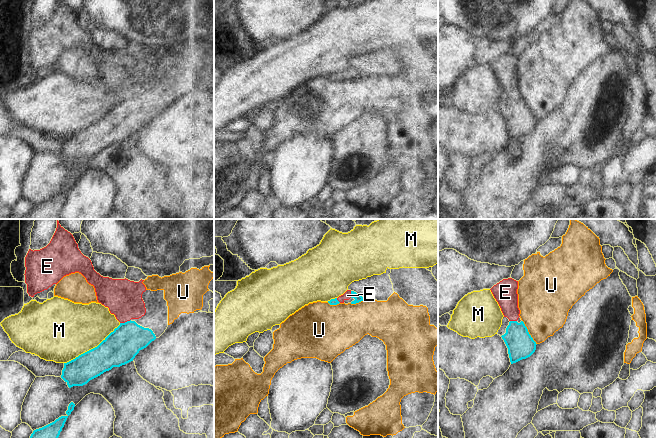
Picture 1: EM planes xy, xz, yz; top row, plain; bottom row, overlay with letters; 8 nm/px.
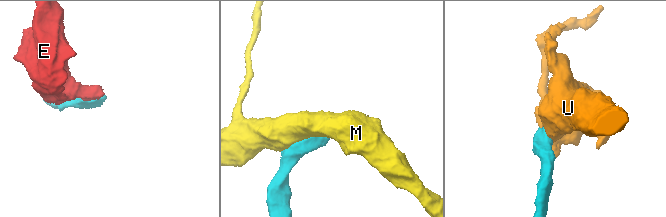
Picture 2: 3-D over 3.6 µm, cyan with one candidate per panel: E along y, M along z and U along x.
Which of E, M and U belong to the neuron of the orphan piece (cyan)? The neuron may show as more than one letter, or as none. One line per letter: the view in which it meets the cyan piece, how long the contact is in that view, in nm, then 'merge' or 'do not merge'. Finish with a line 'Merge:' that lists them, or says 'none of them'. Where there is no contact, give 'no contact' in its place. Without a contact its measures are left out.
E: meets cyan in xy; contact 90 nm long; merge
M: meets cyan in xy; contact 550 nm long; do not merge
U: meets cyan in yz; contact 240 nm long; do not merge
Merge: E

